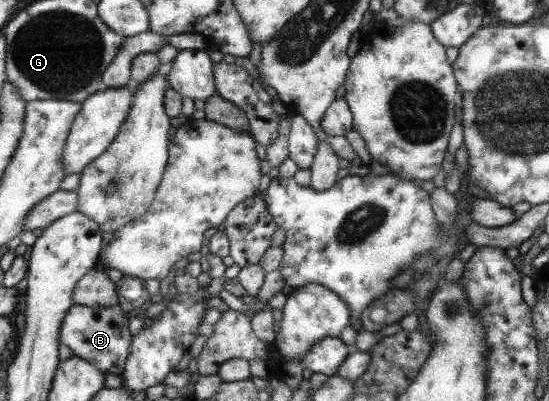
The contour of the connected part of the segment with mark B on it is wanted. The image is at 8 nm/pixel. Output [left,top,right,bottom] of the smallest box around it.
[62,304,134,376]

